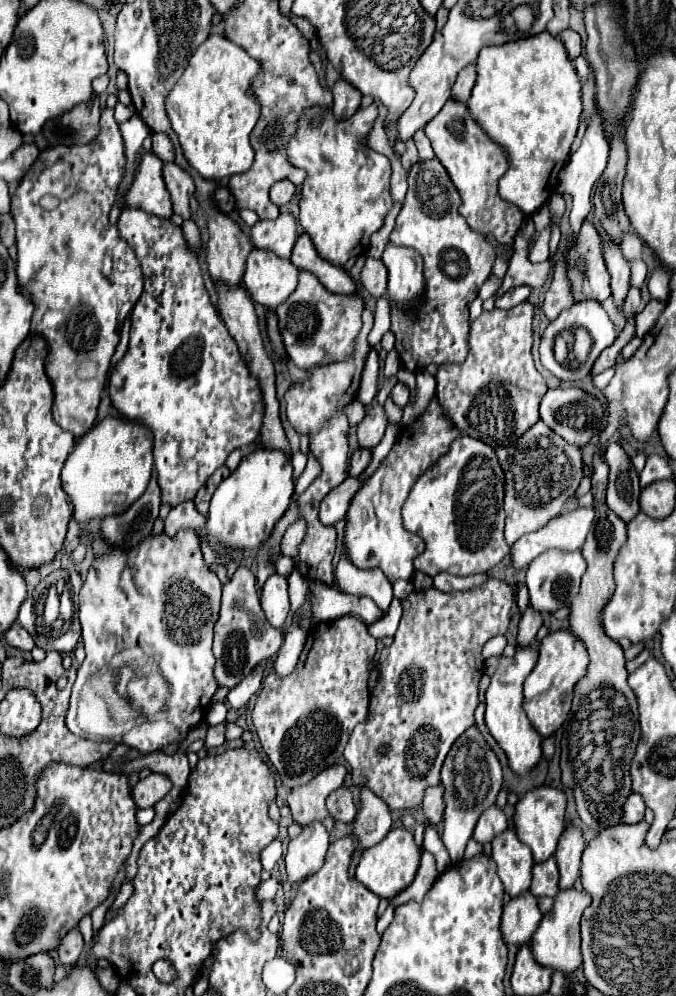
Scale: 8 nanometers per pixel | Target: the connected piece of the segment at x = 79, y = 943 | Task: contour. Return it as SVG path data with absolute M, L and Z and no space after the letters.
M73 928L71 932L65 934L65 938L61 940L57 954L59 954L59 964L65 968L73 968L79 960L79 954L83 950L83 938L79 934L77 928Z

